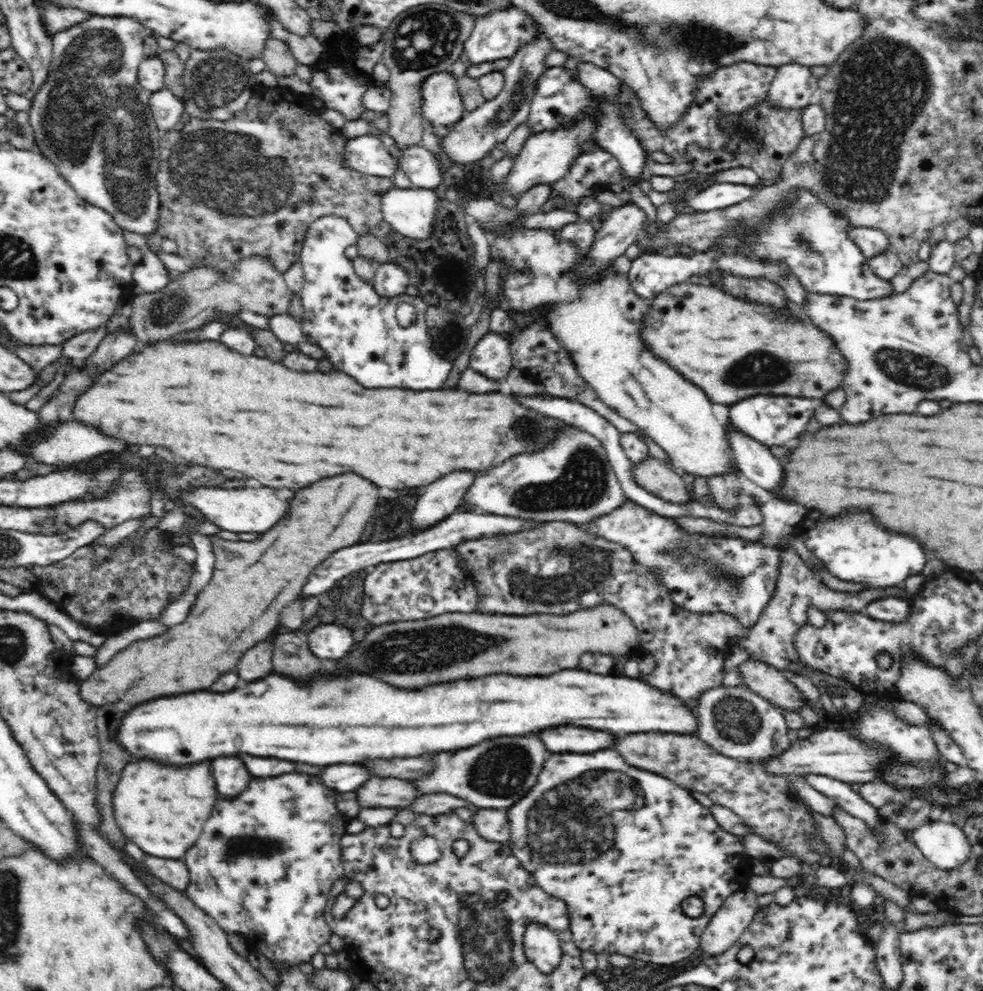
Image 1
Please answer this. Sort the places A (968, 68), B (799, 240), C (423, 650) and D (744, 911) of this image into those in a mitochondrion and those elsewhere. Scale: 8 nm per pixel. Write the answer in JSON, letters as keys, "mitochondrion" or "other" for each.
{"A":"other","B":"mitochondrion","C":"mitochondrion","D":"other"}

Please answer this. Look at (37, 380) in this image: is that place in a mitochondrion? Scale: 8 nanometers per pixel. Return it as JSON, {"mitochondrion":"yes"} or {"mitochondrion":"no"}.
{"mitochondrion":"no"}

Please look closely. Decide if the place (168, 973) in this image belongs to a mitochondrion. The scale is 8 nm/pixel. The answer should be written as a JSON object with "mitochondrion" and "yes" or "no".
{"mitochondrion":"no"}

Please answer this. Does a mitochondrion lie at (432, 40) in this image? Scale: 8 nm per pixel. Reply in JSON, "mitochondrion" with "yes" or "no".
{"mitochondrion":"yes"}

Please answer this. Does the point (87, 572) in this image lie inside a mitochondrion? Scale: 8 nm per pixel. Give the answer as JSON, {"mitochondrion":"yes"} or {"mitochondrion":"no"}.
{"mitochondrion":"no"}

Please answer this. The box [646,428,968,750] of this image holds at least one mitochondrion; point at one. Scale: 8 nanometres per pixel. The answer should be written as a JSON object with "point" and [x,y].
{"point":[722,575]}

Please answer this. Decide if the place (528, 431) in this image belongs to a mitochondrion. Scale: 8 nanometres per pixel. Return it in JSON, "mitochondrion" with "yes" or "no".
{"mitochondrion":"yes"}

